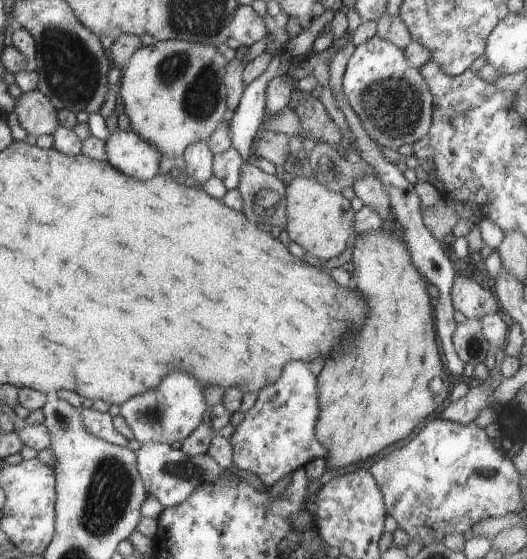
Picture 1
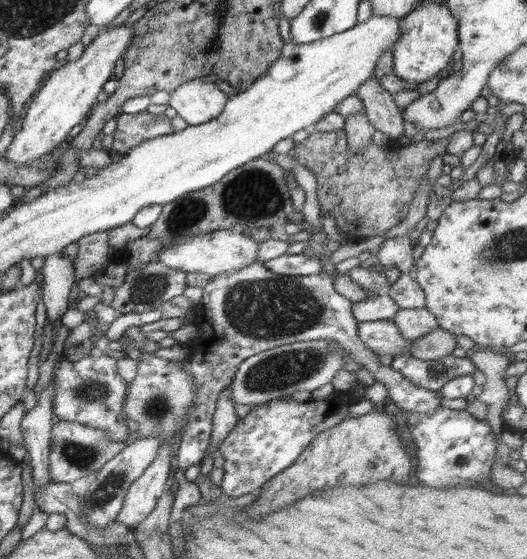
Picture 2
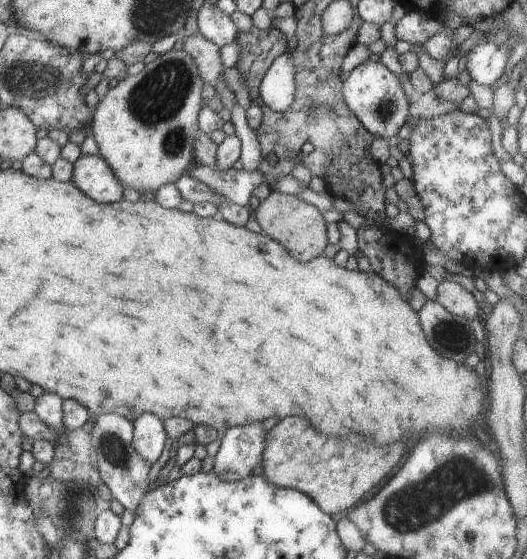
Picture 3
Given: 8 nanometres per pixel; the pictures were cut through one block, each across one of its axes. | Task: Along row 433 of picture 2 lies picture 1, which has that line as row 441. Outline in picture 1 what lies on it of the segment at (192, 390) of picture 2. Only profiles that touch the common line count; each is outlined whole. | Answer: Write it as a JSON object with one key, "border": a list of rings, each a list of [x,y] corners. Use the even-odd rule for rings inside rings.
{"border":[[[172,372],[156,388],[121,404],[119,414],[130,426],[134,438],[141,444],[156,442],[171,445],[176,440],[181,442],[188,438],[202,424],[209,411],[203,386],[198,384],[198,380],[186,372]]]}

